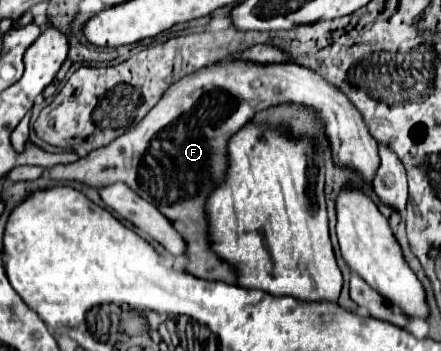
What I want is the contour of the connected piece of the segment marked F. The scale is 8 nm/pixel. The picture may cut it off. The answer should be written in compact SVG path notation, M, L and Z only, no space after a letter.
M255 44L247 50L241 50L239 54L231 54L221 62L229 64L213 64L175 82L163 94L163 98L149 110L149 114L141 122L133 124L123 136L79 158L79 162L51 168L51 178L79 180L93 188L105 184L109 186L113 182L125 182L133 192L151 202L183 236L187 244L185 270L189 274L203 280L223 278L223 282L231 284L235 282L235 272L229 264L219 260L209 250L205 198L209 198L211 190L221 182L225 174L227 142L231 134L235 134L241 126L253 120L257 112L283 102L295 102L313 106L321 116L327 116L329 126L333 126L333 132L327 132L327 136L331 140L333 158L339 166L353 166L361 172L361 176L367 182L371 182L371 178L375 176L373 188L379 200L383 200L387 206L395 210L405 210L405 168L387 144L379 144L377 156L377 142L369 134L369 128L365 126L361 112L347 98L347 94L343 94L339 88L335 88L319 74L295 64L287 64L295 62L295 58L271 44Z

